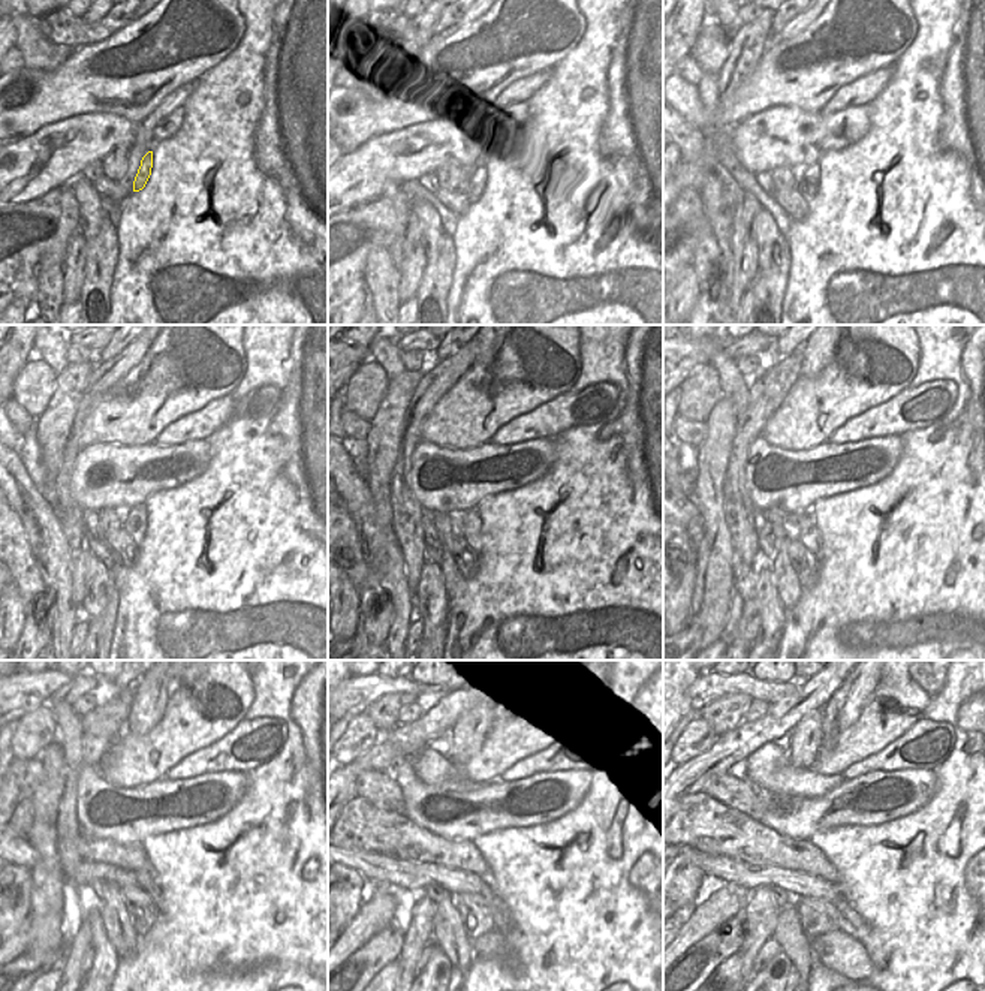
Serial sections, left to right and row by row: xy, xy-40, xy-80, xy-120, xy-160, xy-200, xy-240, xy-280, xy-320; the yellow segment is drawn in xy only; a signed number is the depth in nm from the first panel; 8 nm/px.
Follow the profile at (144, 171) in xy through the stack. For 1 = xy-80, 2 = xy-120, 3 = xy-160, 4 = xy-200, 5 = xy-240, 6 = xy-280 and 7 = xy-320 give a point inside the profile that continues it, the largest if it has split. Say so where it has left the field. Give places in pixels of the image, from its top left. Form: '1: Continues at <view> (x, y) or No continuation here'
1: Continues at xy-80 (809, 180)
2: Continues at xy-120 (135, 518)
3: Continues at xy-160 (469, 523)
4: Continues at xy-200 (809, 533)
5: Continues at xy-240 (147, 879)
6: Continues at xy-280 (502, 915)
7: Continues at xy-320 (849, 921).

